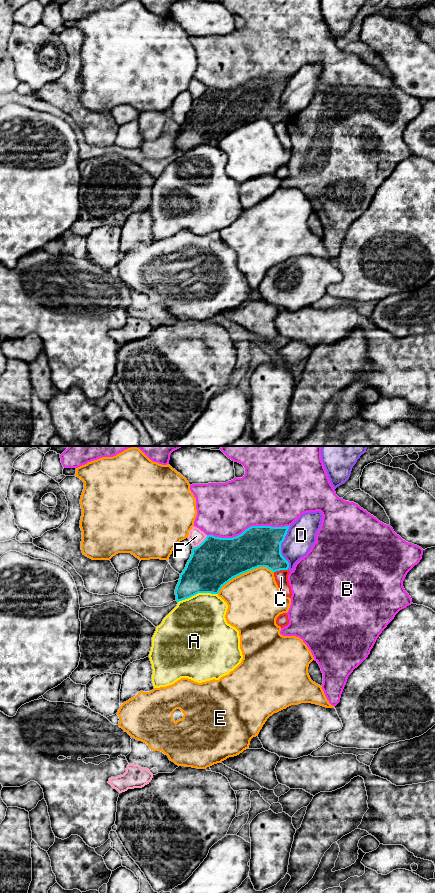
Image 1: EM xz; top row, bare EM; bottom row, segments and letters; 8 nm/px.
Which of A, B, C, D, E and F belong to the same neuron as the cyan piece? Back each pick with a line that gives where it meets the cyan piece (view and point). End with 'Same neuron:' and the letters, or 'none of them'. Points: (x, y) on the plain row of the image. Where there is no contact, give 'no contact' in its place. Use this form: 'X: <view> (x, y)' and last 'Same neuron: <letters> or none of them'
Same neuron: none of them

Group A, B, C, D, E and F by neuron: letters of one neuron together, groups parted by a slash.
A / B / C / D / E / F

